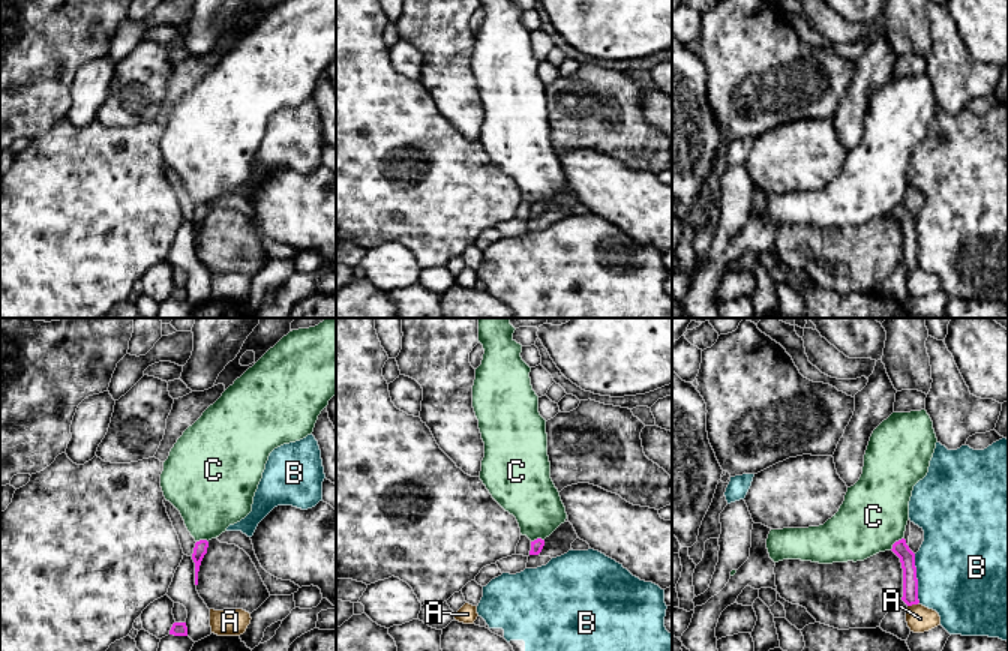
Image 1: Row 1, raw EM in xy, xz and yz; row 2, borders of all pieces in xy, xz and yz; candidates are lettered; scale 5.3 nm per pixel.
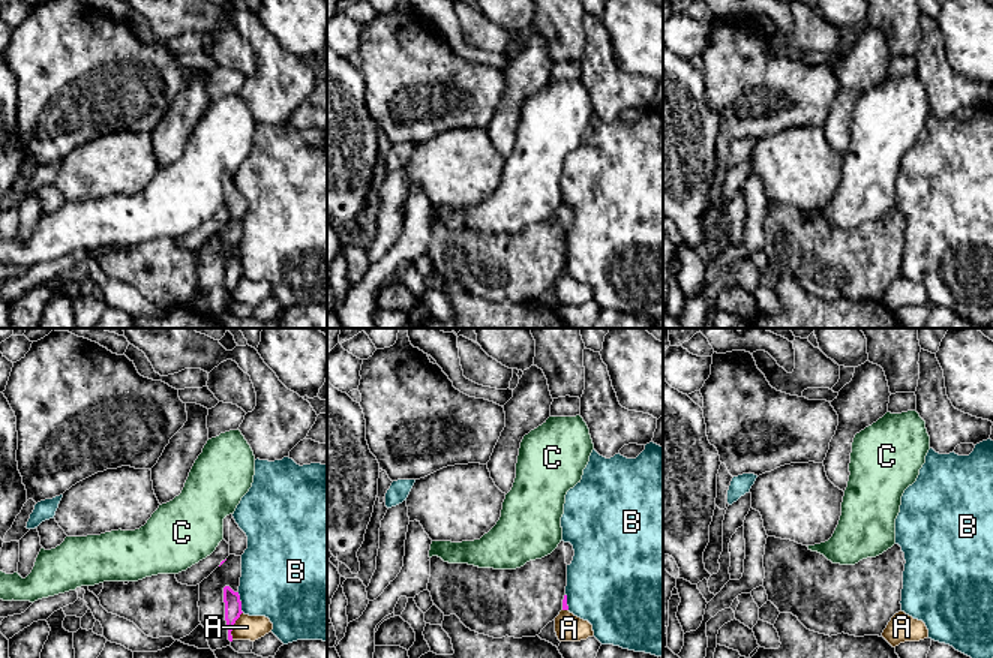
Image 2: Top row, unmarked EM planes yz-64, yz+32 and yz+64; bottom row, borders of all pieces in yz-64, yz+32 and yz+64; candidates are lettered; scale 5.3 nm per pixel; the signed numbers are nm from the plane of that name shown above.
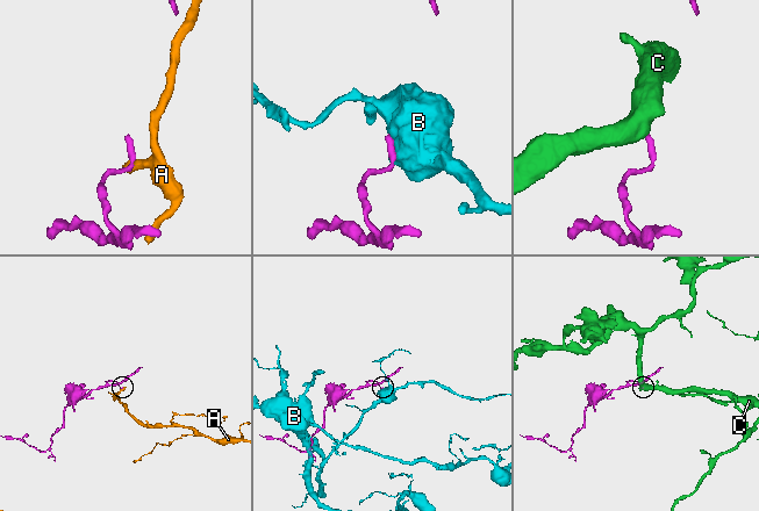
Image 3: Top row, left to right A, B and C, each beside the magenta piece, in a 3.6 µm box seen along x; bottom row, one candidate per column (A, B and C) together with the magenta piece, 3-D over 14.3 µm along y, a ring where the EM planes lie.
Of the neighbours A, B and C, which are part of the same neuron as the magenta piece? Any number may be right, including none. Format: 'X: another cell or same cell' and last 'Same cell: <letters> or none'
A: another cell
B: another cell
C: another cell
Same cell: none

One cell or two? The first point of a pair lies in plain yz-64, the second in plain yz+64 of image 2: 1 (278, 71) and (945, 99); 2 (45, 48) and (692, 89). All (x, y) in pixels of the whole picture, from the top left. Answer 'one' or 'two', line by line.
1: one
2: two

